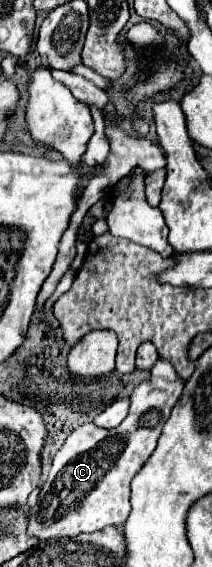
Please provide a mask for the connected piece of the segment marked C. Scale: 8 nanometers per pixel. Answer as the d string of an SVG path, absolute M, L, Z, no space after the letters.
M158 359L156 365L150 369L150 377L142 381L132 391L132 403L128 417L114 429L100 429L94 423L84 423L76 427L64 445L56 451L52 457L52 467L48 481L40 489L36 505L30 509L28 517L28 535L38 539L54 539L54 537L76 537L80 533L92 533L102 531L108 525L124 525L130 513L130 483L134 475L144 467L144 463L150 459L150 455L156 449L158 437L162 433L162 427L166 419L170 417L172 407L176 405L180 393L182 393L184 381L176 375L176 369L166 359Z

